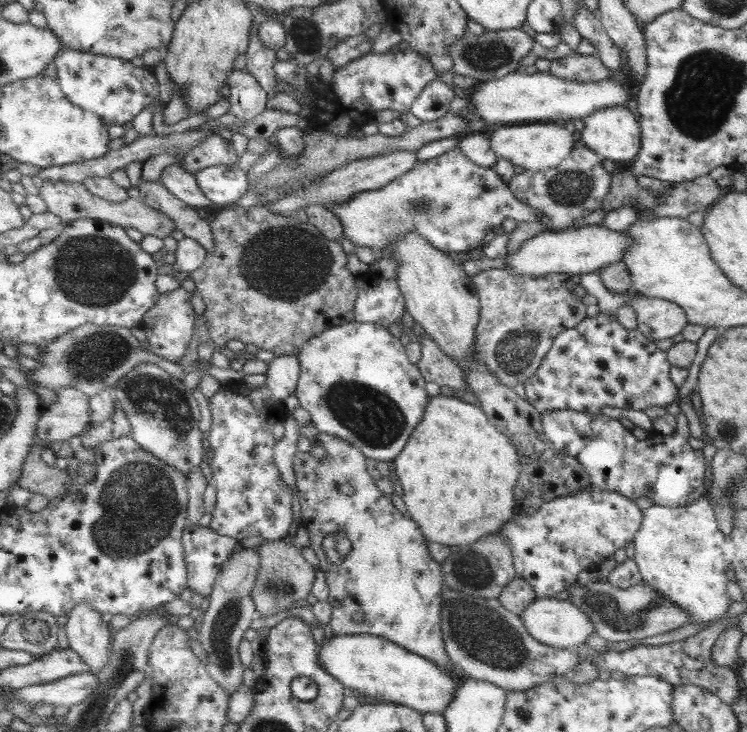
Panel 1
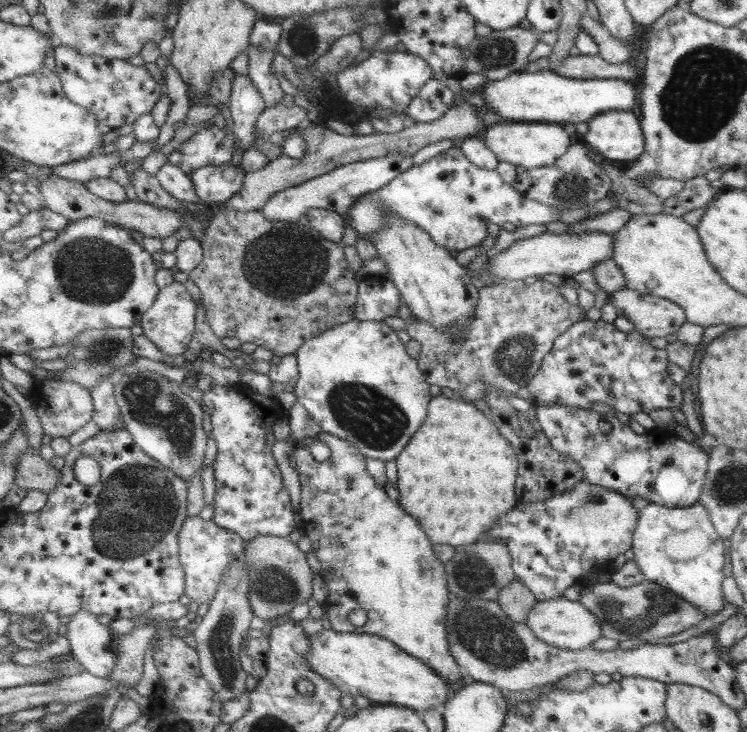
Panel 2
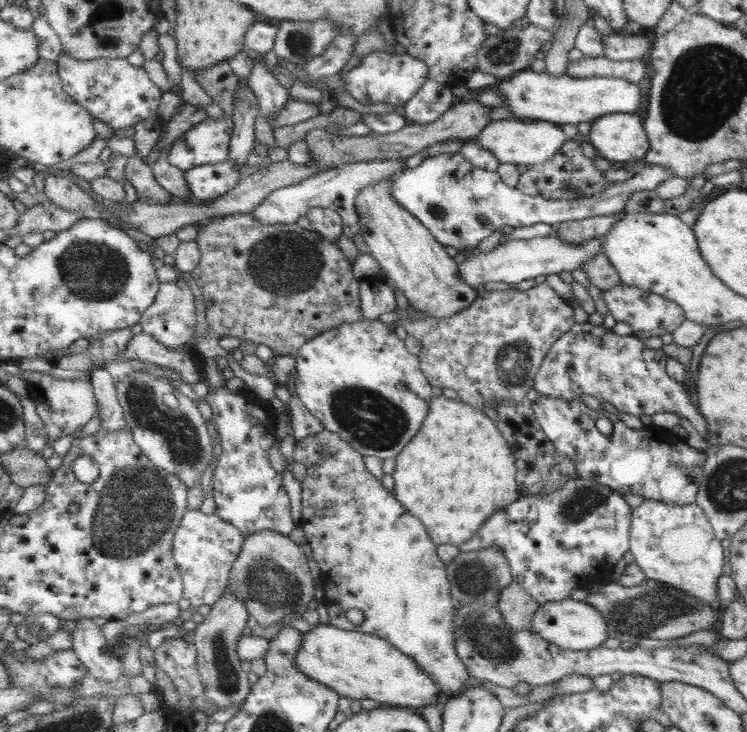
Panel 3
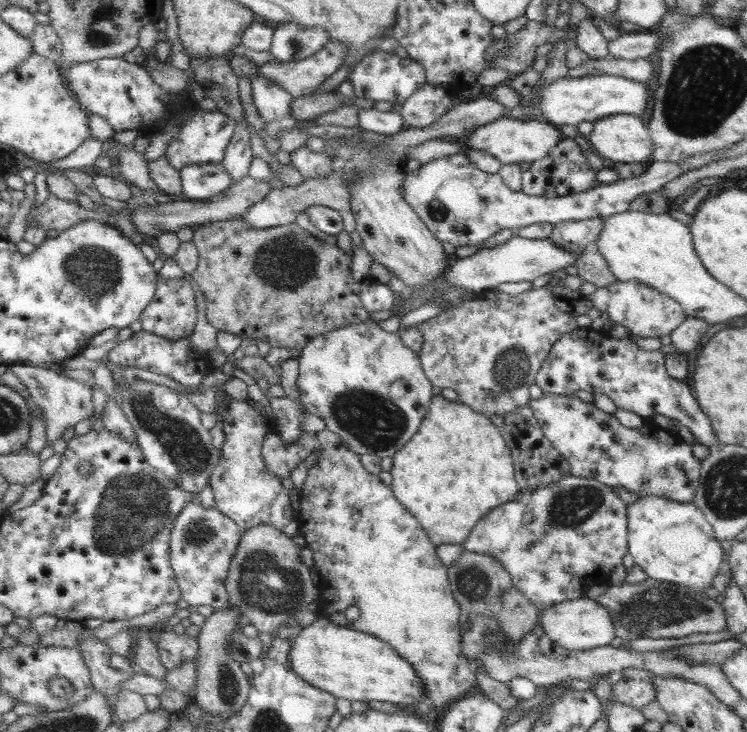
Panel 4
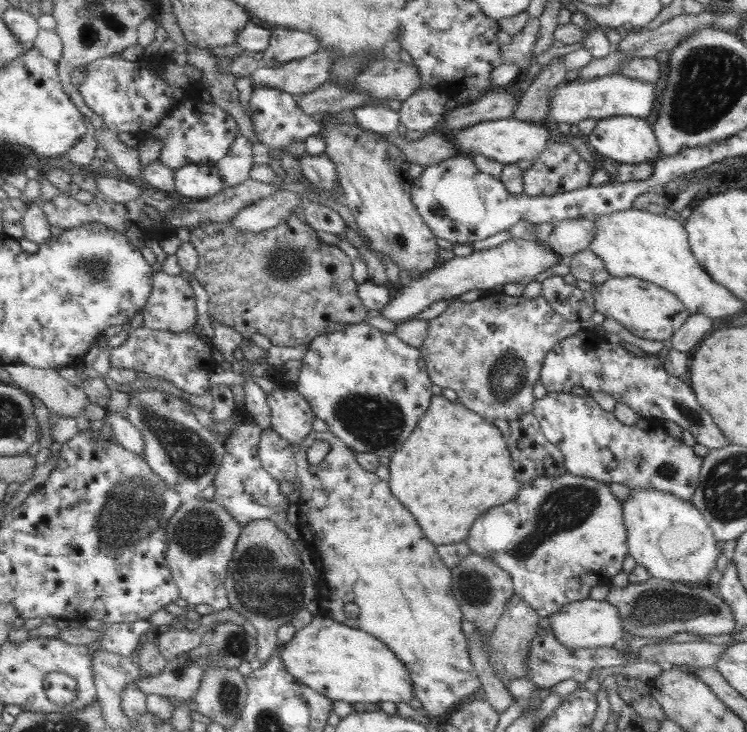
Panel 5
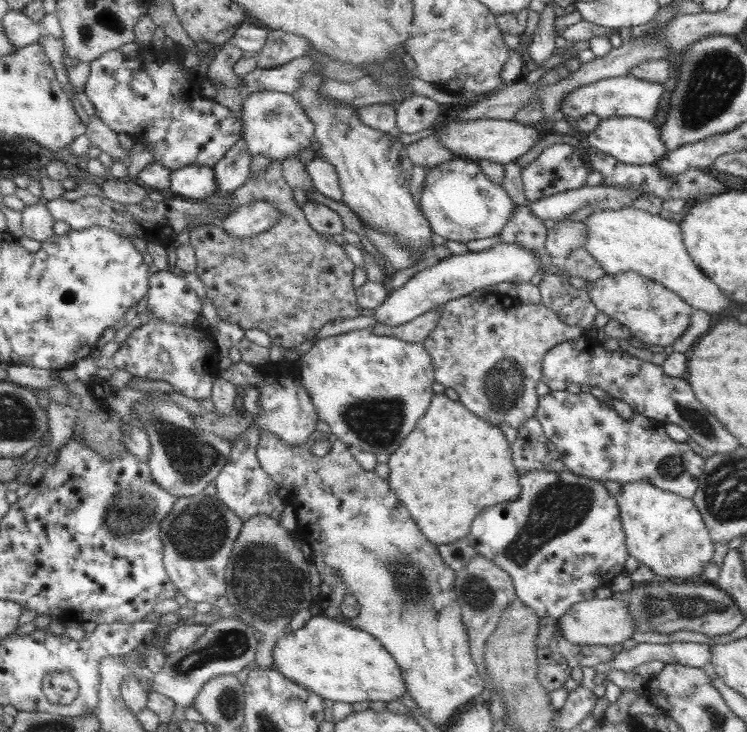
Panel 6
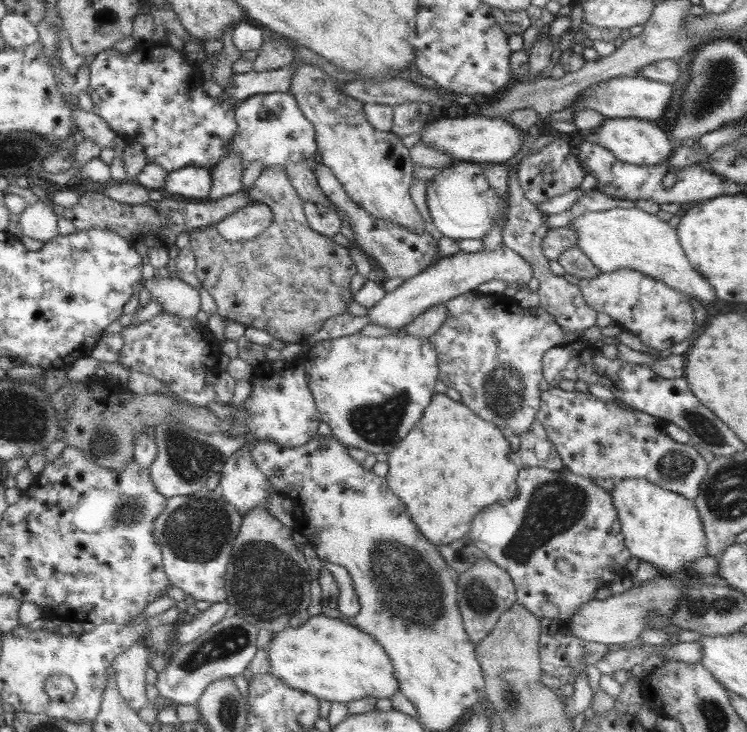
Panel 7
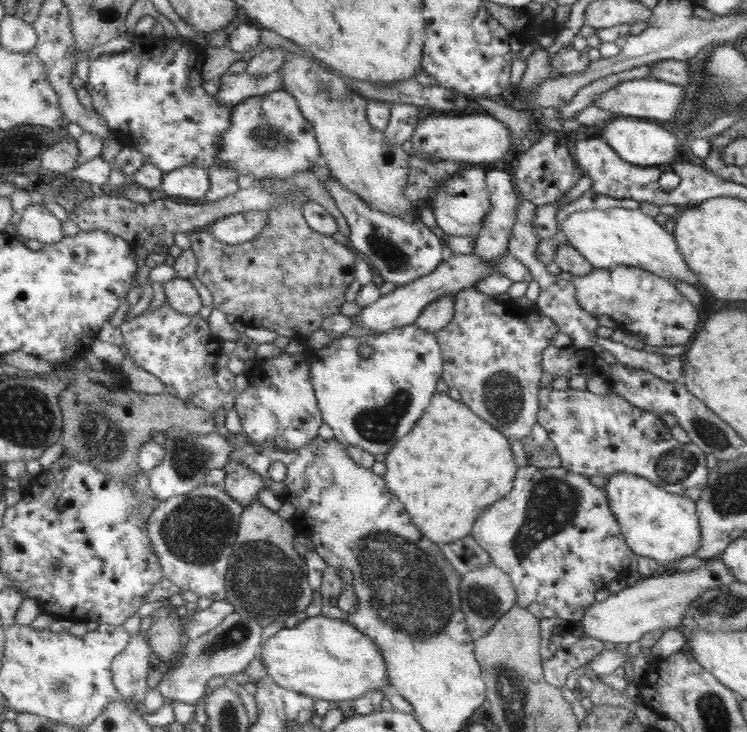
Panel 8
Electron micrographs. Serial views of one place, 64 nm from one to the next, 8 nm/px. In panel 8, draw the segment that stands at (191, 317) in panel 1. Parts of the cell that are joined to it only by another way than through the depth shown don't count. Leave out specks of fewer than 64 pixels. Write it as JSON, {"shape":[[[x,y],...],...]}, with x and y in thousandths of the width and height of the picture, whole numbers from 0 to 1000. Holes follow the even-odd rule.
{"shape":[[[234,378],[217,388],[222,399],[222,414],[234,425],[248,430],[264,430],[272,421],[272,410],[253,381]]]}

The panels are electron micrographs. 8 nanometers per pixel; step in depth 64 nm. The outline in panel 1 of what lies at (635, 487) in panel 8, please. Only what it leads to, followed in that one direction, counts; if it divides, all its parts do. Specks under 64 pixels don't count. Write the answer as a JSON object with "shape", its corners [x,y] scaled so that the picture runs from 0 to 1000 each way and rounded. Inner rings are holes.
{"shape":[[[938,678],[914,693],[873,689],[865,697],[859,697],[858,702],[859,709],[846,740],[850,751],[847,768],[854,776],[859,795],[924,839],[925,851],[965,844],[973,836],[979,821],[971,809],[969,781],[973,770],[964,753],[964,742],[971,732],[960,719],[954,699],[946,689],[946,680]]]}

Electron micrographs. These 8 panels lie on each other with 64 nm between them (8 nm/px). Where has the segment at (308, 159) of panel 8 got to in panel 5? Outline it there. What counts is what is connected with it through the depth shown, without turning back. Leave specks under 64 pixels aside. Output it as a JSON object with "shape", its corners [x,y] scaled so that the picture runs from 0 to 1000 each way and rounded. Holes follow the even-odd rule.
{"shape":[[[353,117],[339,120],[333,145],[340,167],[340,182],[348,191],[348,197],[353,197],[360,204],[371,202],[376,210],[392,194],[407,194],[408,189],[414,189],[414,186],[431,186],[434,169],[426,161],[414,158],[399,143],[398,135],[399,133],[382,123]]]}

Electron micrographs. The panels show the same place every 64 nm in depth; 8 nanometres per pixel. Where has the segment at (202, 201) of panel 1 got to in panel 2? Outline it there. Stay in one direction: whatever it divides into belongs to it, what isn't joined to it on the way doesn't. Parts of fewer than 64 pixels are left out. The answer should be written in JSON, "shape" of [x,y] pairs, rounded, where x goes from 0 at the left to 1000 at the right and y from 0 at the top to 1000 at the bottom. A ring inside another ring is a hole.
{"shape":[[[224,220],[212,234],[216,254],[222,257],[234,270],[248,276],[272,275],[264,262],[254,236],[249,236],[241,227]]]}

